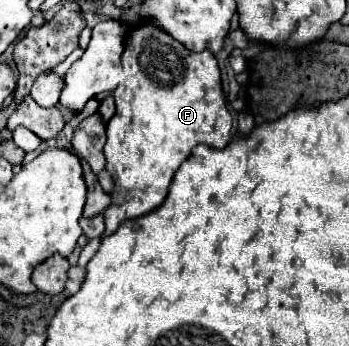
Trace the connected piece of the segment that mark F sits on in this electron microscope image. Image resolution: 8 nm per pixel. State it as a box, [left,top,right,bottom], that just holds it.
[105,25,231,235]

